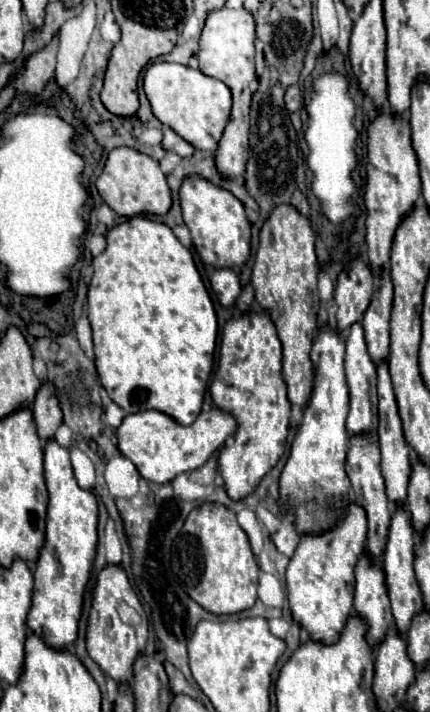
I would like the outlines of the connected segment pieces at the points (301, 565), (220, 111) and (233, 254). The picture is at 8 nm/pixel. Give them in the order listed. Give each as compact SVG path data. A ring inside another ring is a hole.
M352 503L348 517L324 535L308 535L300 545L286 569L286 591L290 601L292 619L304 627L312 641L332 645L338 641L348 617L352 615L354 569L366 545L366 513Z
M152 63L144 73L144 93L160 123L172 127L190 145L202 151L216 151L222 131L230 117L232 95L230 89L214 77L200 73L180 63Z
M200 175L184 177L180 187L180 207L200 259L214 269L240 267L250 257L250 221L242 203L228 191Z

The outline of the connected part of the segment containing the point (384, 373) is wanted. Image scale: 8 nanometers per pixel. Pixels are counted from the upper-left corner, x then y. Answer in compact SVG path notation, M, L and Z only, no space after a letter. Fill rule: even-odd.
M380 363L380 367L378 367L378 401L380 401L378 403L378 417L380 417L378 443L380 443L380 453L382 453L382 475L386 479L388 499L396 505L402 505L406 501L406 489L408 489L408 479L412 473L412 463L410 463L410 447L404 441L402 421L398 415L396 397L394 397L394 389L392 389L392 381L390 381L386 363Z

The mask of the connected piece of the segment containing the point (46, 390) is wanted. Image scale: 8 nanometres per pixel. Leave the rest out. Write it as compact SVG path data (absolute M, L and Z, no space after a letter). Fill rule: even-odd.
M44 383L40 391L36 393L32 415L38 427L38 435L42 441L48 441L54 437L56 429L62 425L62 411L58 405L58 399L54 395L54 387L50 383Z

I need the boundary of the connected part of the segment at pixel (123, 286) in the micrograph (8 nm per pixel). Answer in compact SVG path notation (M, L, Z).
M146 217L126 219L108 231L106 239L106 251L92 261L94 275L88 287L88 319L94 333L100 383L116 405L128 409L126 413L156 409L182 425L190 425L204 401L219 333L212 299L194 265L192 253L174 237L168 225Z

